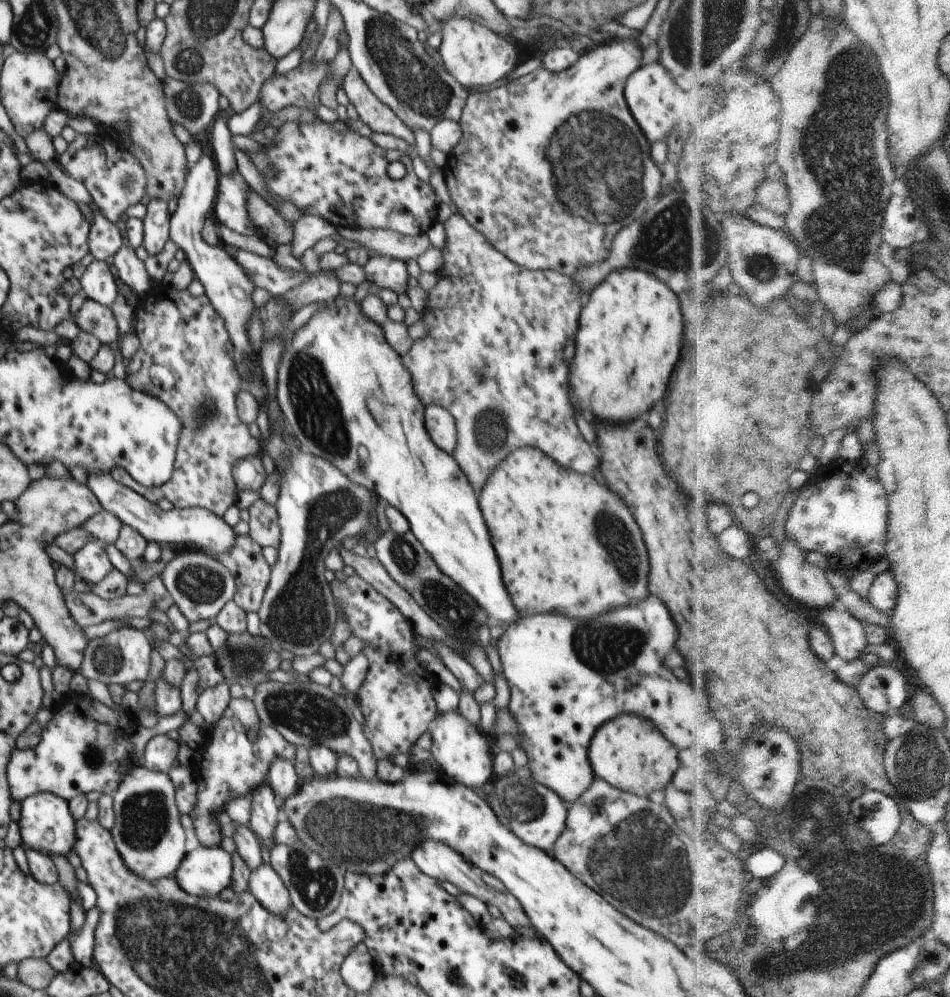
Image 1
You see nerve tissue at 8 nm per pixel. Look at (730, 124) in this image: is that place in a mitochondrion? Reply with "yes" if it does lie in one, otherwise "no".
no

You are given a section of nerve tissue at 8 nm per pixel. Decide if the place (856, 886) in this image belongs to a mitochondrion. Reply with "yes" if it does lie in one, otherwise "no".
yes

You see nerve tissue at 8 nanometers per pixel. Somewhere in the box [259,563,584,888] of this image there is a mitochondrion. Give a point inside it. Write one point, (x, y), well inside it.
(345, 828)

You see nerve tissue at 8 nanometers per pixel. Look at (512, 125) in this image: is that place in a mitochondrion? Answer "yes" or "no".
no

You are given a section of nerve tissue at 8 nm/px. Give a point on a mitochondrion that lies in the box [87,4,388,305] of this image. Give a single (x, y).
(188, 103)

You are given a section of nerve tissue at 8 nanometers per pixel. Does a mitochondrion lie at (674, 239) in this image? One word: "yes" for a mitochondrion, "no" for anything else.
yes

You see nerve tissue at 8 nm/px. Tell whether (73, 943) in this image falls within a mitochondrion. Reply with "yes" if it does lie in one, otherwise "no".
no

